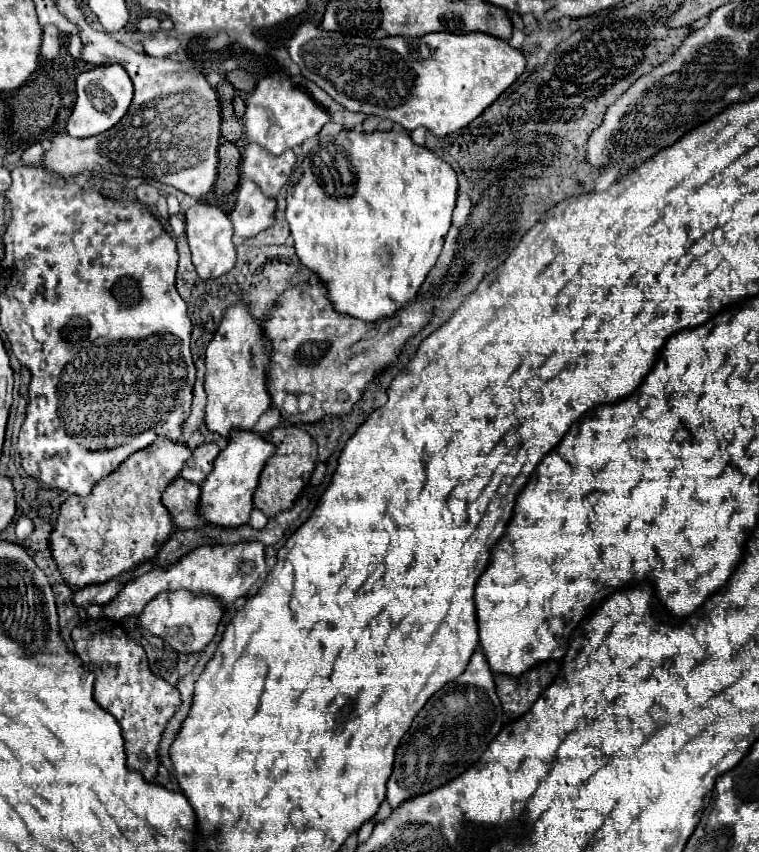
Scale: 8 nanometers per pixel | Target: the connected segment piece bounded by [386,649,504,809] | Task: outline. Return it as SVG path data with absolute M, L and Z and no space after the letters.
M478 649L472 655L466 671L428 699L402 737L400 747L396 749L394 771L388 779L386 799L390 801L390 807L396 809L402 801L428 793L464 773L482 757L482 753L500 733L502 723L504 713L496 695L492 669L484 653Z

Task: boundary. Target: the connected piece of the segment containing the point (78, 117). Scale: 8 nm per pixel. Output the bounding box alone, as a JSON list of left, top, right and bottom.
[66,65,134,137]

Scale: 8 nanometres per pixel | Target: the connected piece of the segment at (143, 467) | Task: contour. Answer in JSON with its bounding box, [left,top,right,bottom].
[50,437,208,587]

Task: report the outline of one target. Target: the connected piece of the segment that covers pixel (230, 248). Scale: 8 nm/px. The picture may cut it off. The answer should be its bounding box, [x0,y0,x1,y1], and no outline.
[186,203,236,279]

